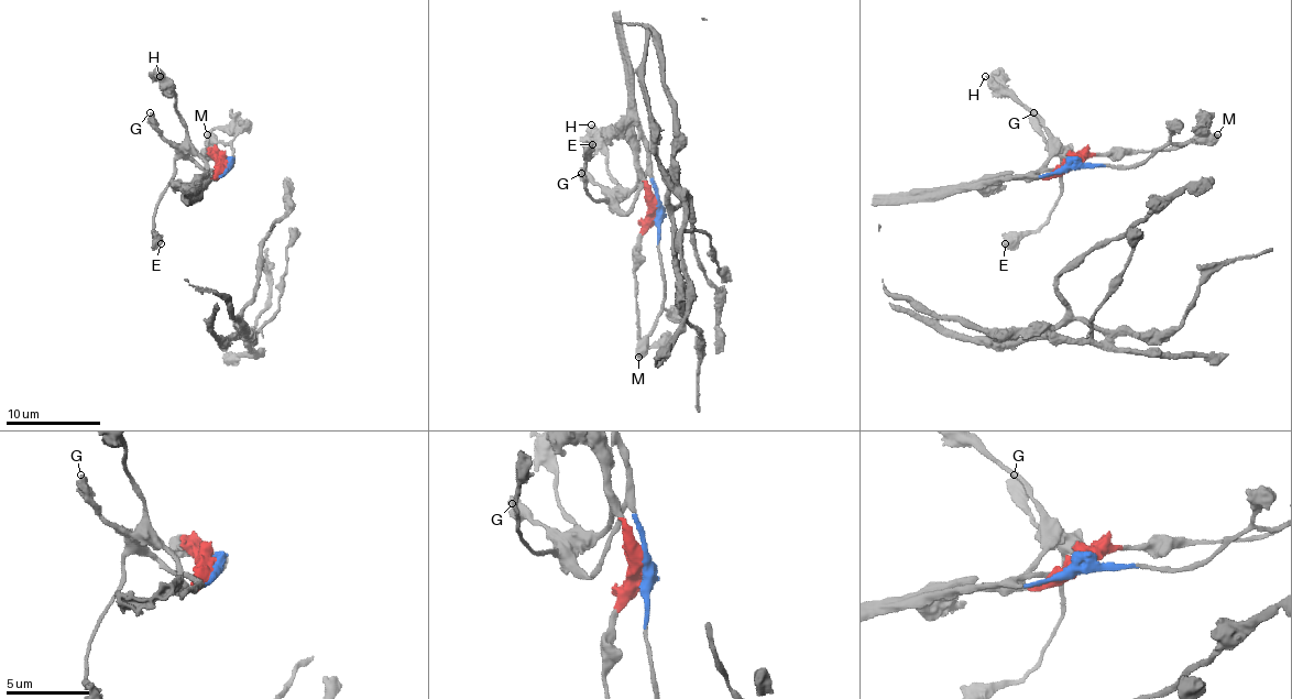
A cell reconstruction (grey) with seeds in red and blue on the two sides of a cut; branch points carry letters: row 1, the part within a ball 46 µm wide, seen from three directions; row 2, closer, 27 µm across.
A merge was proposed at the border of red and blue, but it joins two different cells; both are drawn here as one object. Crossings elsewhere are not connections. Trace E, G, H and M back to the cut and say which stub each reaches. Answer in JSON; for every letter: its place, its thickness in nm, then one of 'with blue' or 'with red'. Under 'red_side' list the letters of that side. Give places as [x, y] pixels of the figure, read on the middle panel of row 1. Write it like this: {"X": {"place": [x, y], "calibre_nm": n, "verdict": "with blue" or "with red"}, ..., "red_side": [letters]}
{"E": {"place": [592, 144], "calibre_nm": 480, "verdict": "with blue"}, "G": {"place": [581, 173], "calibre_nm": 550, "verdict": "with blue"}, "H": {"place": [591, 124], "calibre_nm": 360, "verdict": "with red"}, "M": {"place": [638, 357], "calibre_nm": 550, "verdict": "with blue"}, "red_side": ["H"]}

